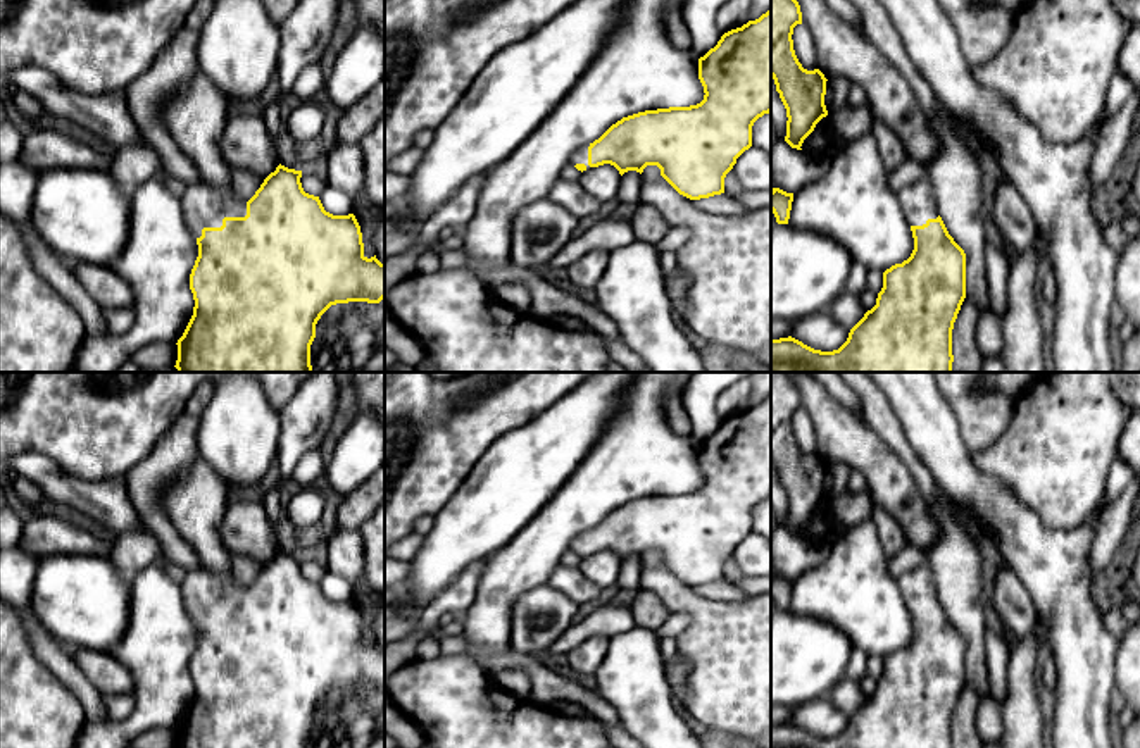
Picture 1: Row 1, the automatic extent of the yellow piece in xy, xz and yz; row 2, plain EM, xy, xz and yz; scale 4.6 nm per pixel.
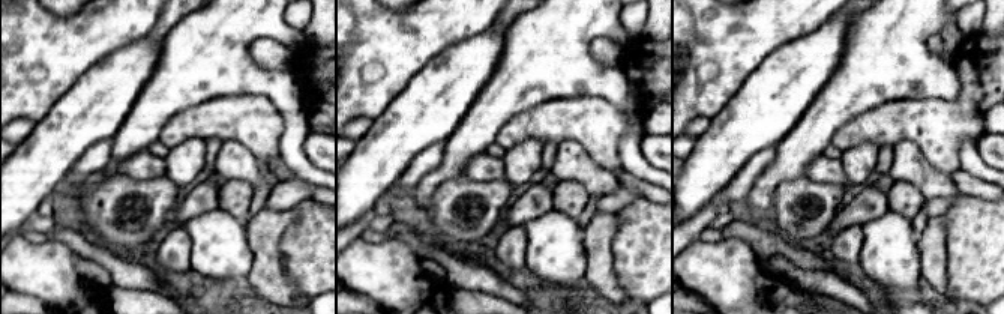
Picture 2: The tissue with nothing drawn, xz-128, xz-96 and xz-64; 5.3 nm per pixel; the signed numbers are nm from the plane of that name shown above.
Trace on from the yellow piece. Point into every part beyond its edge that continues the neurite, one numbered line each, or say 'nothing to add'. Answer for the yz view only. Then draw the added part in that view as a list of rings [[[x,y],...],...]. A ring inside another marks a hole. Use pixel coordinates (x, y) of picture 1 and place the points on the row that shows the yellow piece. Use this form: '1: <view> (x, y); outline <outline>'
1: yz (918, 202); outline [[[926,176],[899,190],[897,198],[911,226],[923,226],[928,219],[940,215],[935,190]]]

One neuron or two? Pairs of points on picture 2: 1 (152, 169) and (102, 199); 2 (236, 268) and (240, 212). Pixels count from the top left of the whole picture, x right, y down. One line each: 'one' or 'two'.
1: two
2: two

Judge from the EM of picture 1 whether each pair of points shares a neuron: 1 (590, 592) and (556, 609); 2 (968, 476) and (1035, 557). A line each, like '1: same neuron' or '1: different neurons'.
1: different neurons
2: same neuron

